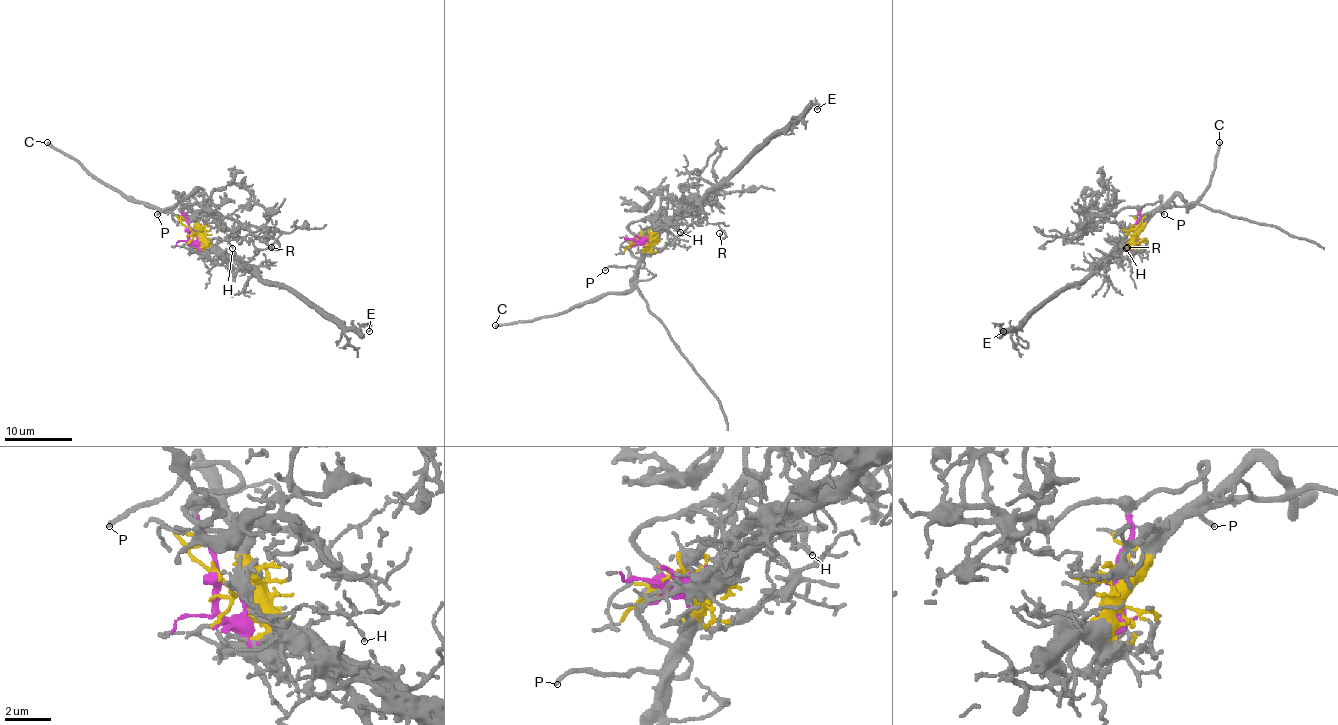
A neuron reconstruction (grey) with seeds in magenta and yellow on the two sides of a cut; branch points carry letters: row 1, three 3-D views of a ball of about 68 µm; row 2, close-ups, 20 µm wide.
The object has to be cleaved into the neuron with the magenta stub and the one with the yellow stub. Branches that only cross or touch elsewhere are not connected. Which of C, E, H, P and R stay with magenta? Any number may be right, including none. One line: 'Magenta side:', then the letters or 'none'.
Magenta side: P

